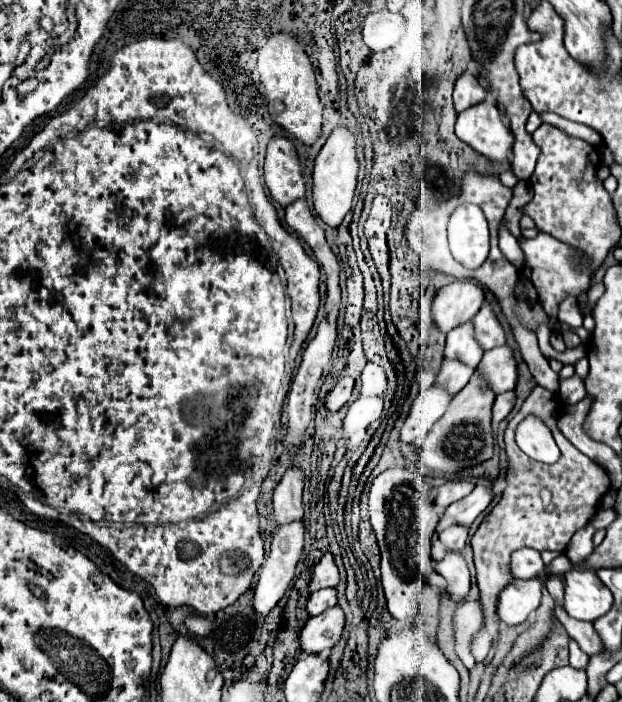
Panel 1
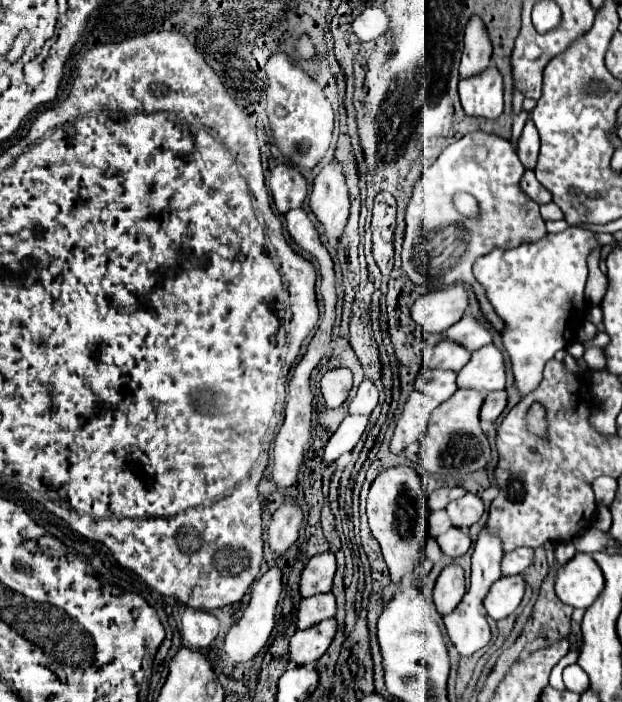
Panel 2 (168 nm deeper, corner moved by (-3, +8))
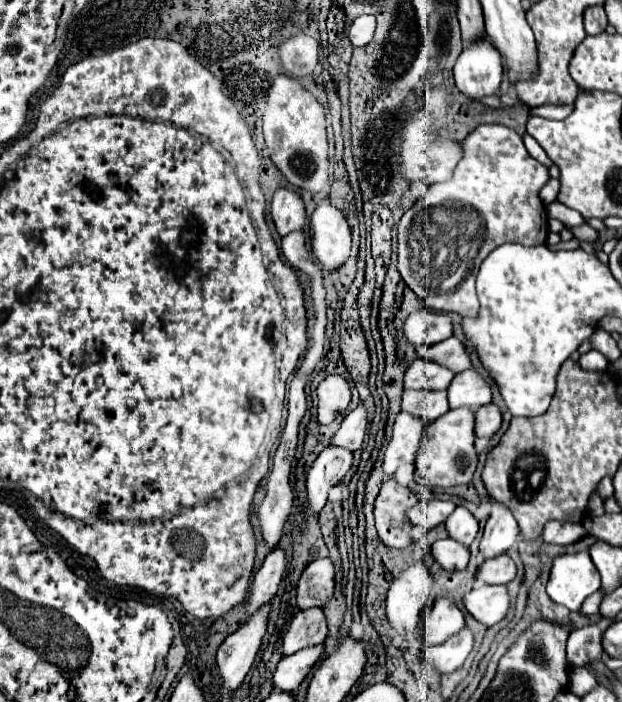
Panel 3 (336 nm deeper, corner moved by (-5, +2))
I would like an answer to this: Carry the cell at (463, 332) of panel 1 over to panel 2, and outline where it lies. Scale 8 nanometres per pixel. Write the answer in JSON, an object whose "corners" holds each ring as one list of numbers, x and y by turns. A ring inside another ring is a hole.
{"corners":[[446,339,434,347,432,361,428,363,430,369,446,369,446,371,460,371,464,363,468,363,470,353,464,347,456,347,456,343,448,343]]}

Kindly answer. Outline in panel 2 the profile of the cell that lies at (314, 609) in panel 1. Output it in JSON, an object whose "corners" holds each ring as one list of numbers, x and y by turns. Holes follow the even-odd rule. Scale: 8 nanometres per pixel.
{"corners":[[332,593,328,595,314,595,308,599,300,601,298,607,298,621,296,627,298,629,310,629,316,623,324,621,324,619,332,619,336,615,336,599]]}

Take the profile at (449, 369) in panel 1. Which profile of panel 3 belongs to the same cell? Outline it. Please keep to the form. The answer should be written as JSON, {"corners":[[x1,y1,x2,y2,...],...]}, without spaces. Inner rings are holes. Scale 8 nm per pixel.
{"corners":[[426,389,404,391,402,411,422,417,426,425,432,423,436,417,444,415,448,409,450,409,450,405,448,405,446,391,426,391]]}

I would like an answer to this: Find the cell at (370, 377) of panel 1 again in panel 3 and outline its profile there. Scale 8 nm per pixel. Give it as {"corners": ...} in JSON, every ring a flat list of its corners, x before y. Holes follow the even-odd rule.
{"corners":[[360,403,354,411,350,411,344,417,344,421,342,421,340,431,334,435,332,445,340,445,340,447,346,447,350,451,360,449,364,433,366,433,366,427,368,427,366,415,368,413,366,413,366,405,364,403]]}

